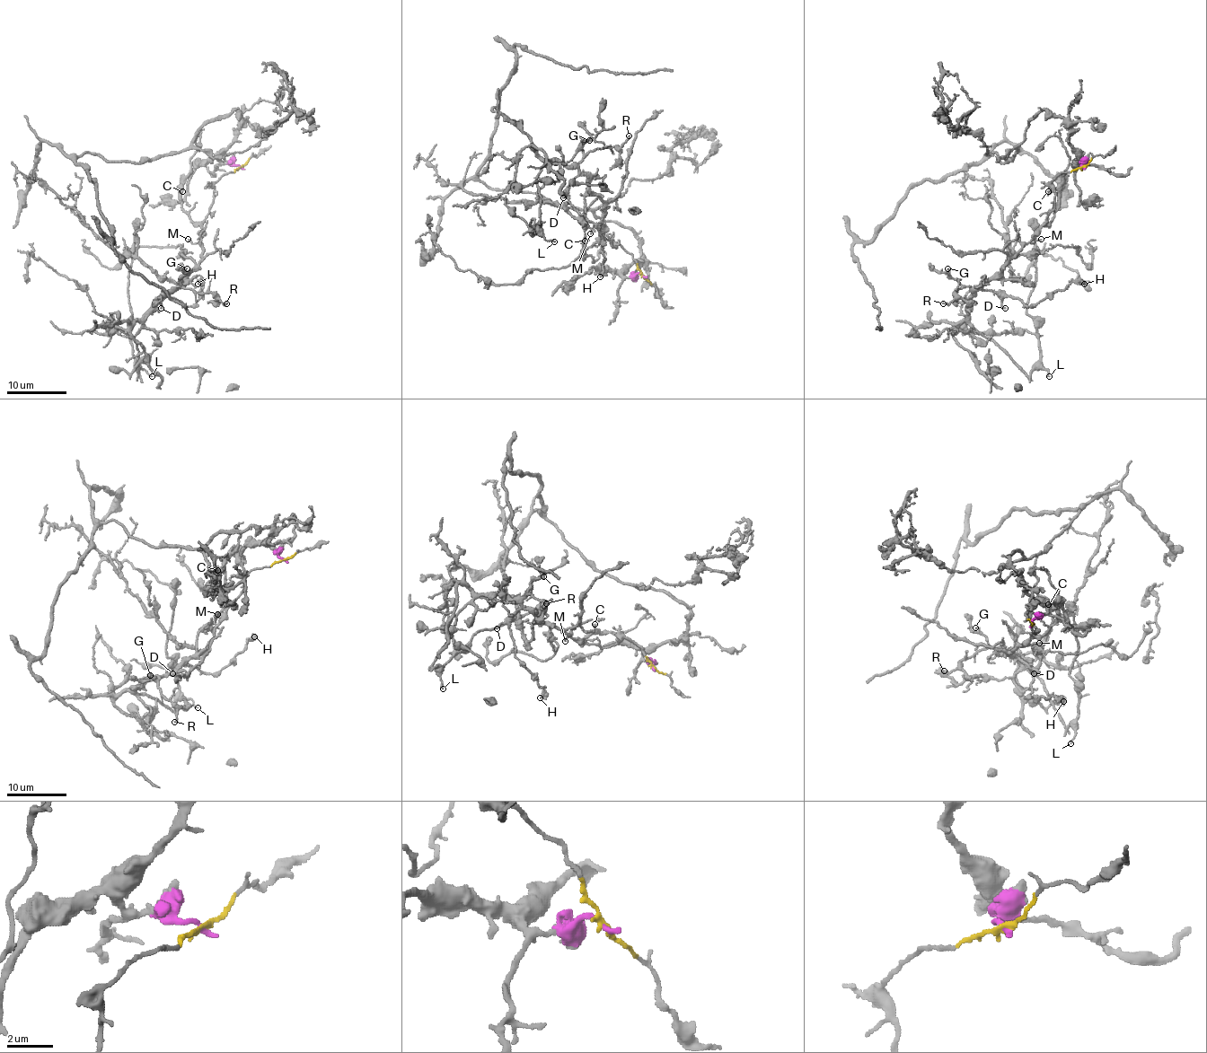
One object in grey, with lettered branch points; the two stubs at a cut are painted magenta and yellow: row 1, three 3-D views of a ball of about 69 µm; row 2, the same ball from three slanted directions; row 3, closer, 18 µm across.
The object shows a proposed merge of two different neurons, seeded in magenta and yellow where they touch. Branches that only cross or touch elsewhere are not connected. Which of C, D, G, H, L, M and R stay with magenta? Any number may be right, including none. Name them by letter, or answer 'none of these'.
none of these

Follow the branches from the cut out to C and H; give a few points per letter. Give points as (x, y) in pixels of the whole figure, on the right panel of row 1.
C: (1083, 167), (1062, 171), (1052, 182), (1054, 209), (1045, 223), (1049, 223), (1058, 207), (1058, 191), (1047, 191)
H: (1083, 167), (1062, 171), (1052, 182), (1054, 209), (983, 289), (1034, 305), (1071, 284), (1085, 284)

